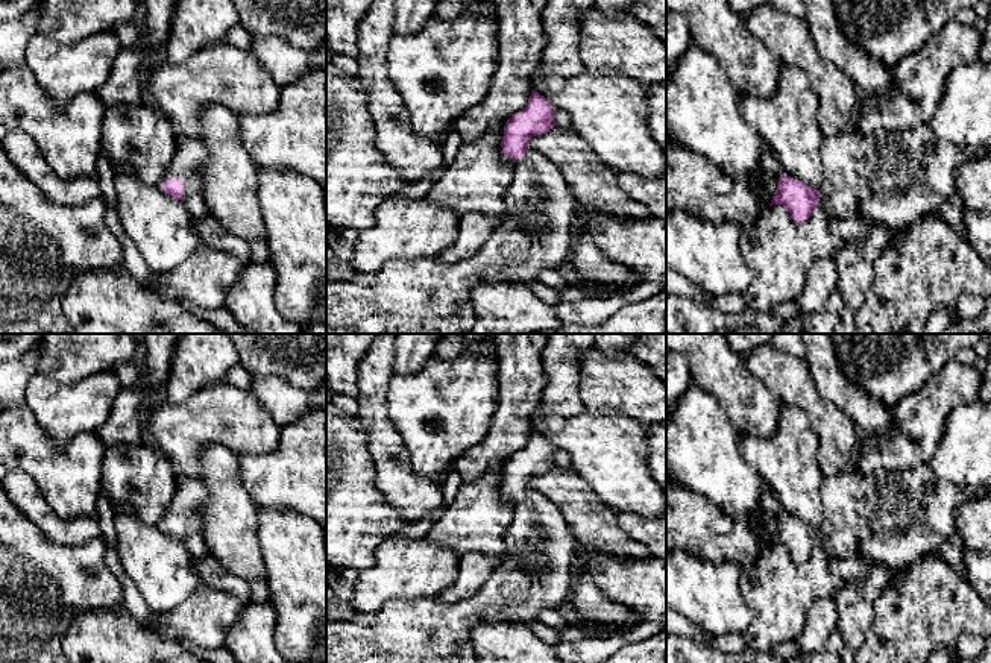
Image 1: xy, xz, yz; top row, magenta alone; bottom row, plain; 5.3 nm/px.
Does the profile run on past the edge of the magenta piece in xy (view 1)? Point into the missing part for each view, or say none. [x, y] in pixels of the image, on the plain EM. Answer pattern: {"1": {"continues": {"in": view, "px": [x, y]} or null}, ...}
{"1": {"continues": {"in": "xy", "px": [188, 495]}}}

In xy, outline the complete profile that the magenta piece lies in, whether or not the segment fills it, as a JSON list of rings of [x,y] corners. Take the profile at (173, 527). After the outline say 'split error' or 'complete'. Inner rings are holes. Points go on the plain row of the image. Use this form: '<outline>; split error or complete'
[[[176,476],[176,489],[167,508],[167,520],[161,525],[165,534],[184,542],[194,560],[209,555],[202,523],[196,514],[203,499],[205,487],[202,482],[188,476]]]; split error

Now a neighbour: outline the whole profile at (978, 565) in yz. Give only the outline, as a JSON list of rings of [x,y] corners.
[[[964,549],[964,581],[991,607],[991,554]]]

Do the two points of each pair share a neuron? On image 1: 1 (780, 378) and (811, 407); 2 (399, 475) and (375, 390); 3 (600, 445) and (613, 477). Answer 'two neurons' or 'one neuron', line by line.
1: one neuron
2: one neuron
3: one neuron

